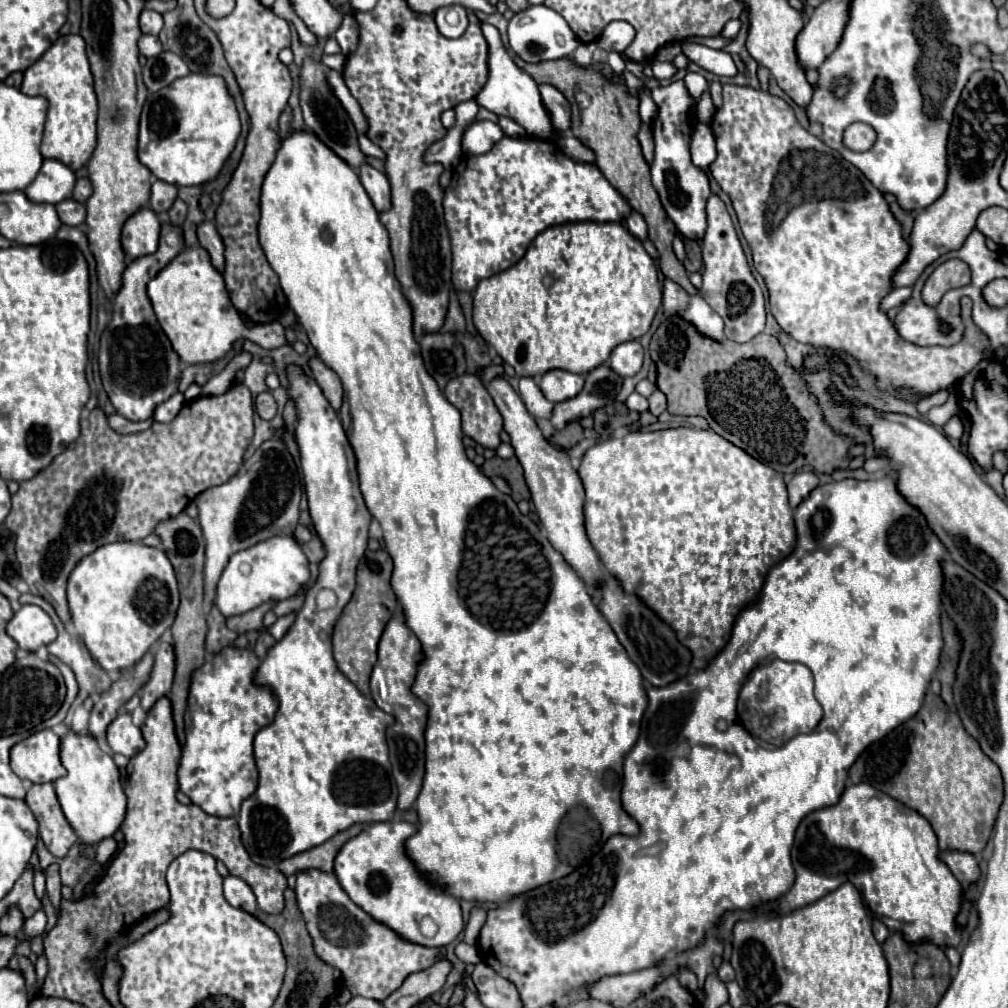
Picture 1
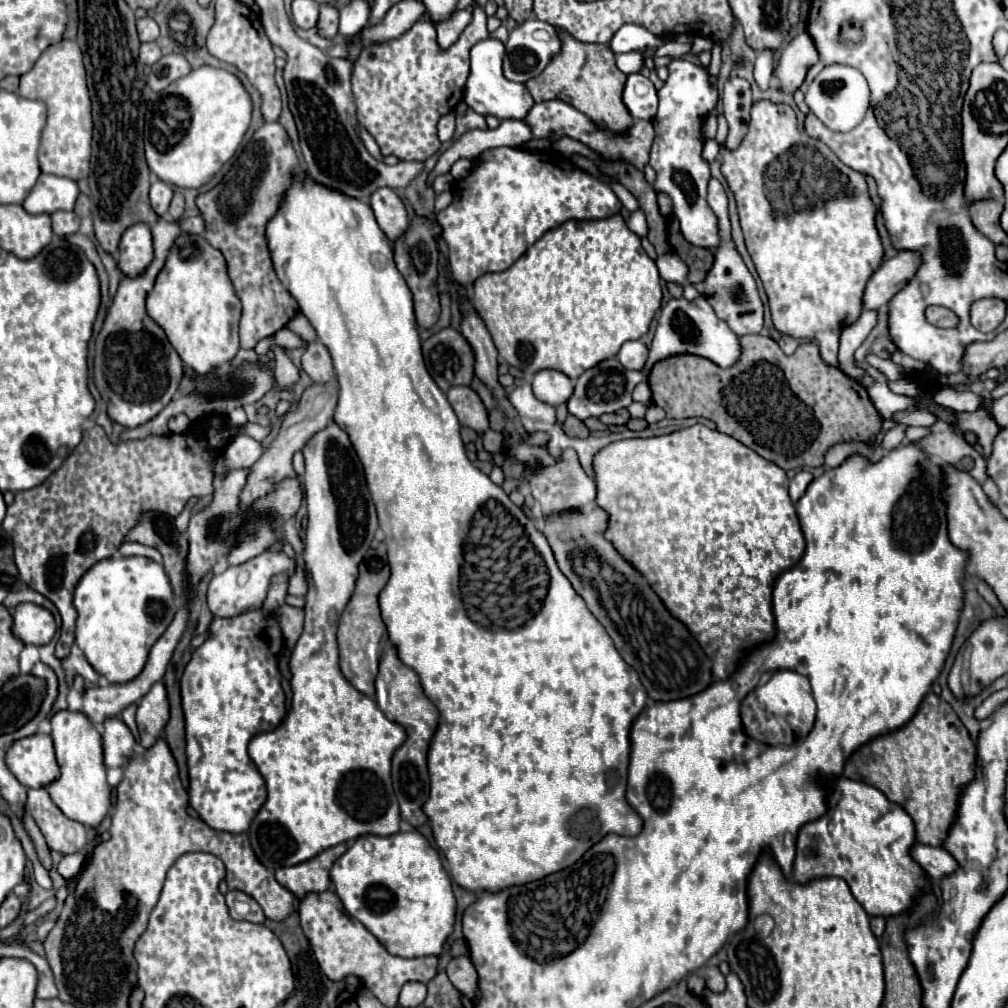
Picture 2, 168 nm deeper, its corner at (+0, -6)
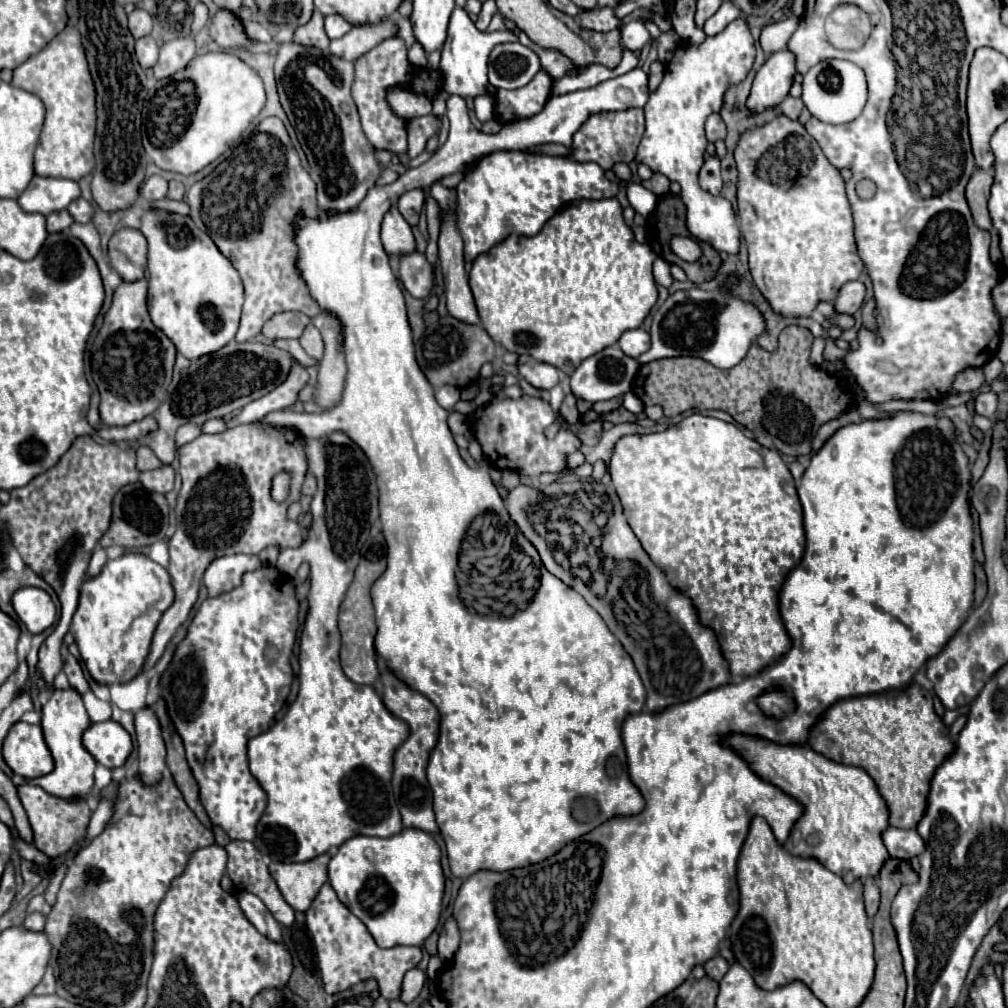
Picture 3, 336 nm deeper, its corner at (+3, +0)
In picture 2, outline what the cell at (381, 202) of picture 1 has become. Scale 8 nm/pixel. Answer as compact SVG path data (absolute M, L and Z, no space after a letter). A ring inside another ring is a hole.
M378 188L370 196L370 206L374 210L374 216L380 224L380 228L384 230L384 234L390 240L396 240L398 236L402 236L406 232L406 228L408 228L406 206L402 204L402 200L398 198L398 194L392 188Z

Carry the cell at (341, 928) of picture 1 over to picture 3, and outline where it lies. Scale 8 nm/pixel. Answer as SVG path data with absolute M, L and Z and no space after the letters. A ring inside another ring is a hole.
M331 884L321 886L311 908L305 912L305 918L307 918L307 928L315 942L321 978L327 994L343 992L353 984L373 978L379 984L381 996L387 1000L395 1000L401 996L401 982L405 972L415 968L423 956L421 948L415 948L415 946L379 948L373 936L363 926L363 922L357 916L353 916L345 904L339 902Z

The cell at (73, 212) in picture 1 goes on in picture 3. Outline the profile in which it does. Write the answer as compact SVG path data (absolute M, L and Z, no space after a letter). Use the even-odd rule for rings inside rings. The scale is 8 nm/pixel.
M59 210L59 212L53 212L47 216L47 232L53 234L53 232L63 232L65 228L69 228L73 224L73 218L67 210Z

